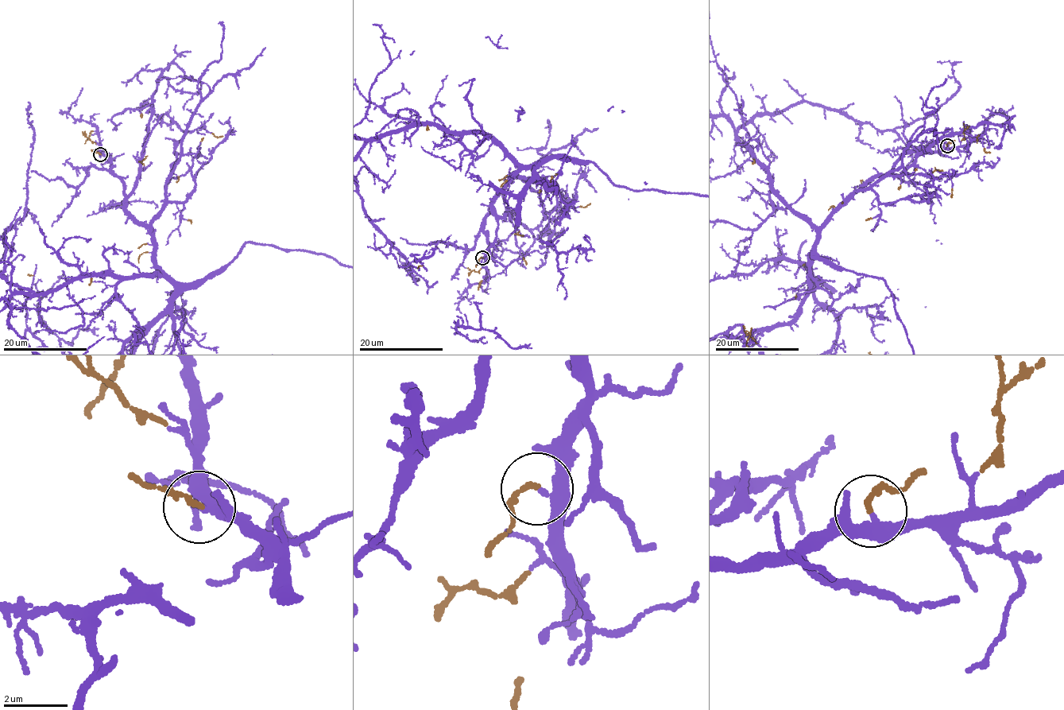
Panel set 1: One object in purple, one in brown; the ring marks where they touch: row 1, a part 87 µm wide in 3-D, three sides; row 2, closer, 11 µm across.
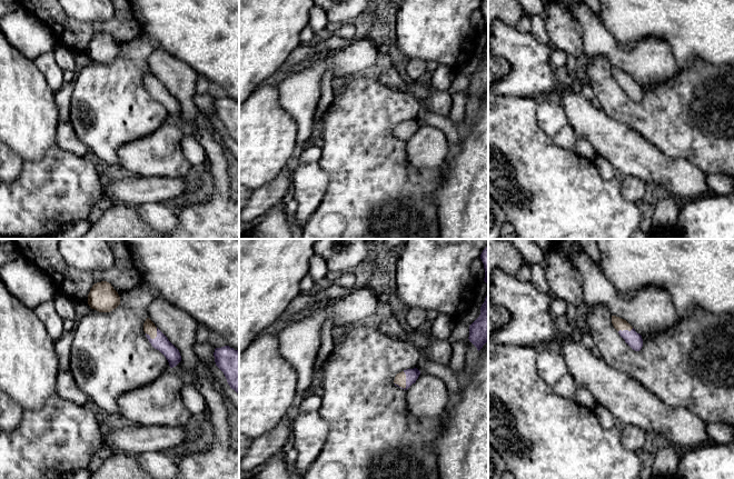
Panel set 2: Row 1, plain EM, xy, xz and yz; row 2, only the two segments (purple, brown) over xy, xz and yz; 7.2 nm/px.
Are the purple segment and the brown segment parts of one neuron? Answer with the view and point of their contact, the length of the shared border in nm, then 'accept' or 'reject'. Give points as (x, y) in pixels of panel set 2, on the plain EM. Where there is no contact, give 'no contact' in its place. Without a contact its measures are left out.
meets purple in xz at (406, 131); contact 140 nm long; reject

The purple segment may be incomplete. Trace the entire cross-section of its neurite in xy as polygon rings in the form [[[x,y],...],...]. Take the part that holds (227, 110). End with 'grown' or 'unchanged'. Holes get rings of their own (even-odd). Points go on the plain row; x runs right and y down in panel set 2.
[[[225,97],[214,103],[216,117],[224,123],[228,136],[239,146],[239,102]]]; unchanged

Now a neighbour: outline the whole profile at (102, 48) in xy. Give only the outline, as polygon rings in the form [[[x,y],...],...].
[[[101,32],[90,40],[88,56],[99,63],[110,63],[120,56],[120,48],[111,34]]]

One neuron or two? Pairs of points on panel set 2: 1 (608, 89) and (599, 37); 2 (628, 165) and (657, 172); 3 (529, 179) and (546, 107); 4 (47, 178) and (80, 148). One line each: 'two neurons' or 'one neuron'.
1: two neurons
2: one neuron
3: two neurons
4: two neurons

